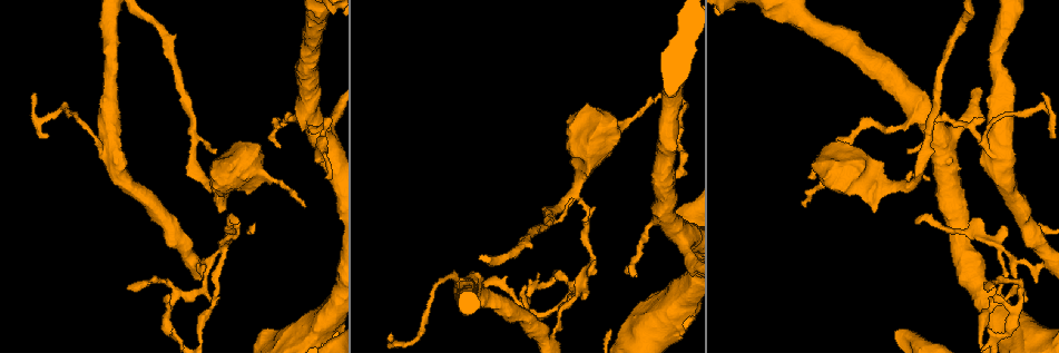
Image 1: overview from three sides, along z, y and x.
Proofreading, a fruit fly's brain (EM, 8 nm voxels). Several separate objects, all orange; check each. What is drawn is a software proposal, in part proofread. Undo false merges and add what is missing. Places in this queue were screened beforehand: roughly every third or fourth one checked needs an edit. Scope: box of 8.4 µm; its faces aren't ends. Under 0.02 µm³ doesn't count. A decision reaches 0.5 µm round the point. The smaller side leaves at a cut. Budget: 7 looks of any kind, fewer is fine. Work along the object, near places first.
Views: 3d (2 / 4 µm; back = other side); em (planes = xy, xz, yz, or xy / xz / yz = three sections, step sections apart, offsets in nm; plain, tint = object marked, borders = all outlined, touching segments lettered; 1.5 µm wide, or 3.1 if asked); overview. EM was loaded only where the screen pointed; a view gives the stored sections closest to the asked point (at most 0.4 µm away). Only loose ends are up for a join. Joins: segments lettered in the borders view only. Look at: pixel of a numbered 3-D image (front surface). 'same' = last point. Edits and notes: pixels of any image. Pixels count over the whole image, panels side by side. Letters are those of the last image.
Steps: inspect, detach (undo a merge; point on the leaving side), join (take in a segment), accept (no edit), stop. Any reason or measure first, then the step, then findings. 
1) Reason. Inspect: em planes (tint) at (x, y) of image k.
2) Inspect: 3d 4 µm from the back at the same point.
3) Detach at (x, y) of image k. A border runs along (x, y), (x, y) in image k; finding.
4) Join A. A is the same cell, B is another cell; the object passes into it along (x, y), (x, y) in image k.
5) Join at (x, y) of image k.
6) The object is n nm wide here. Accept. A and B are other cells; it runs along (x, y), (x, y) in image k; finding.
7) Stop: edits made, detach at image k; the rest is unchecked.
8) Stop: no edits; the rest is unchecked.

A fork. Inspect: 3d 2 µm at (1024, 295) of image 1.

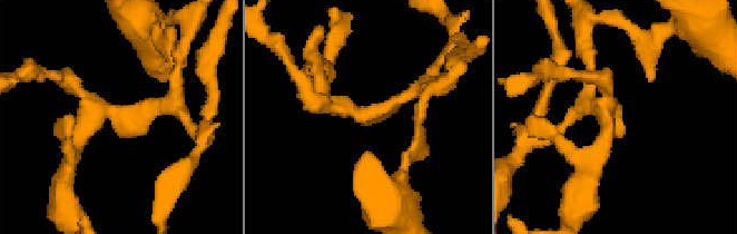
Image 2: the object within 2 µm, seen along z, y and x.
Shape alone is not enough. Inspect: em planes (tint) at (97, 115) of image 2.

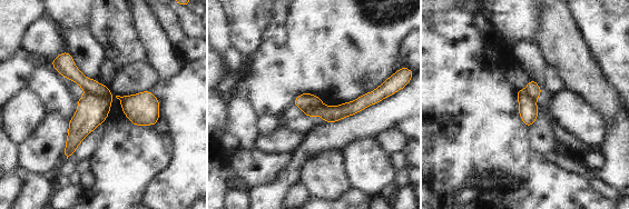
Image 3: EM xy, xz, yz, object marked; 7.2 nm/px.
Inspect: em planes (borders) at the same point.

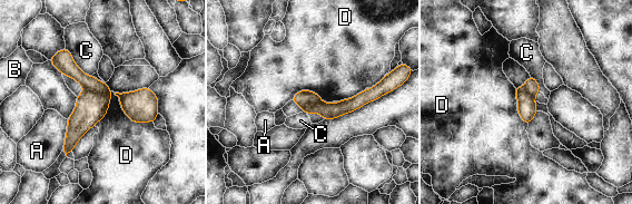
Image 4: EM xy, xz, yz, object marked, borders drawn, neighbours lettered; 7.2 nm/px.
Detach at (91, 106) of image 4. A, B, C and D are other cells; a border runs along (85, 87), (105, 91), (109, 96) in image 4; a second neuron is stuck on.

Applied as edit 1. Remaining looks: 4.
Inspect: em planes (plain) at (1044, 92) of image 1.

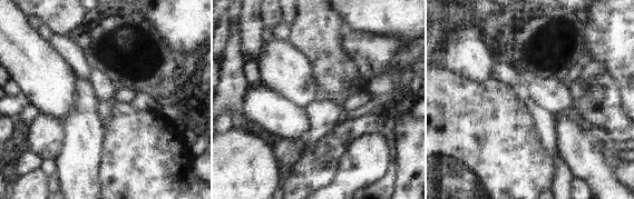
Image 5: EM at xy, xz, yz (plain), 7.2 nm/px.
Inspect: em planes (borders) at the same point.

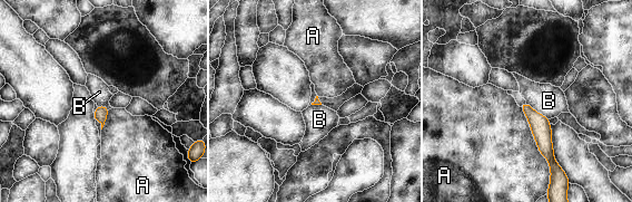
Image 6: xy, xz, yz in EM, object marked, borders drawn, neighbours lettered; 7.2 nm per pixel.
The longest contact is with A, 550 nm. Accept. A and B are other cells; a border runs along (526, 102), (547, 119) in image 6; none of them fits.

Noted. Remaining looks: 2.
Stop: edits made, detach at image 4; the rest is unchecked.

